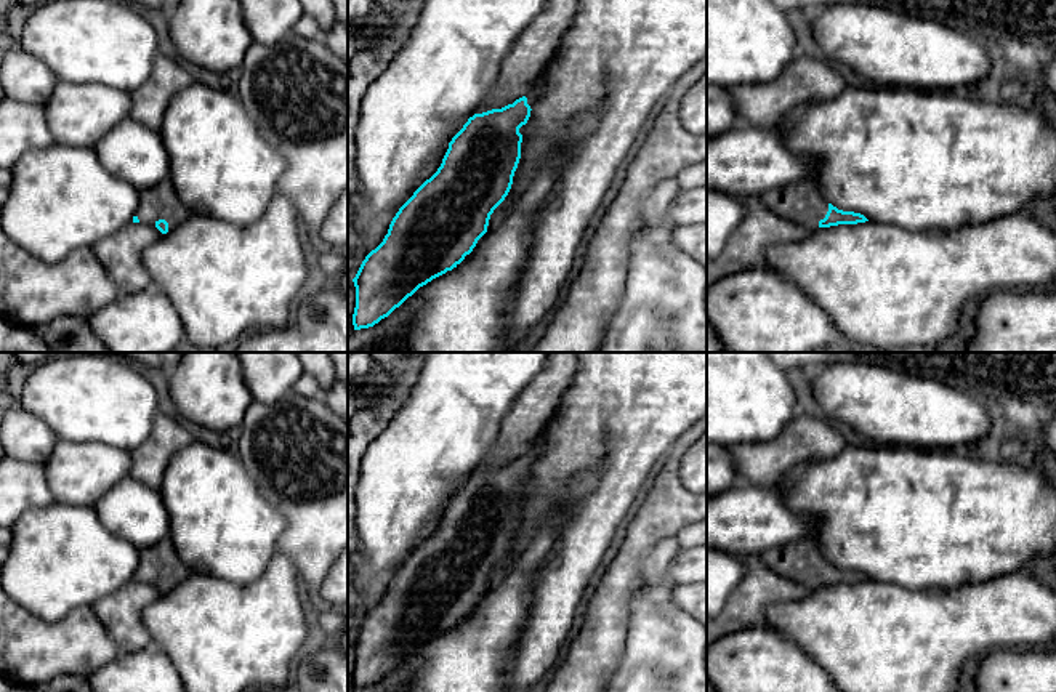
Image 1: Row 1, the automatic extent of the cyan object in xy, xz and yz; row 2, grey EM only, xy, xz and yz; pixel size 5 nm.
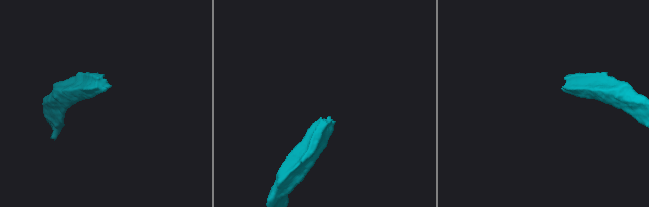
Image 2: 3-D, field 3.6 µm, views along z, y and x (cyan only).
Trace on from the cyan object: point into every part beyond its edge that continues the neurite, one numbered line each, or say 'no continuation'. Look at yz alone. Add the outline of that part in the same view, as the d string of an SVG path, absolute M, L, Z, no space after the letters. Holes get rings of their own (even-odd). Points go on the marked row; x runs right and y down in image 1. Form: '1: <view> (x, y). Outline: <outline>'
1: yz (803, 204). Outline: M812 179L768 191L760 195L760 200L777 216L808 227L809 231L817 231L819 221L824 219L828 211L828 202Z

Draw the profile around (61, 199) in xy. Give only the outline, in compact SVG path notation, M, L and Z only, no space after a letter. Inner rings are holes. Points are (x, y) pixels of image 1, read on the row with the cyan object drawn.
M93 147L29 149L11 173L2 226L14 243L48 264L120 231L139 205L139 191L109 173Z

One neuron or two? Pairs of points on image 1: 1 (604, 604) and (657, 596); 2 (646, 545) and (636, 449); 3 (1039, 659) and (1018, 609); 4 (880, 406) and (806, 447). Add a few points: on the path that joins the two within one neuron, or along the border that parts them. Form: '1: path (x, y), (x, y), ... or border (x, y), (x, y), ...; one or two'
1: border (644, 567), (630, 598), (625, 638); two
2: border (659, 462), (649, 484), (622, 527); two
3: border (1039, 646), (997, 651); two
4: border (824, 417), (834, 423); two

